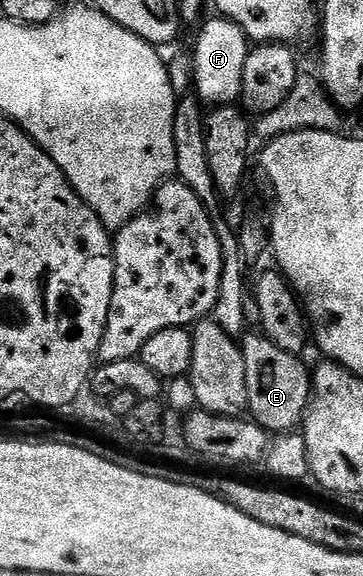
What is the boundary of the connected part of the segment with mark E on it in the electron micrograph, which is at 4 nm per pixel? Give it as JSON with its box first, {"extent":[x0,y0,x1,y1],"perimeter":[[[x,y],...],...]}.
{"extent":[240,334,313,433],"perimeter":[[[246,334],[240,344],[243,365],[247,365],[247,411],[252,422],[270,433],[294,430],[304,420],[313,394],[310,368],[305,368],[298,356],[279,349],[264,334]]]}

